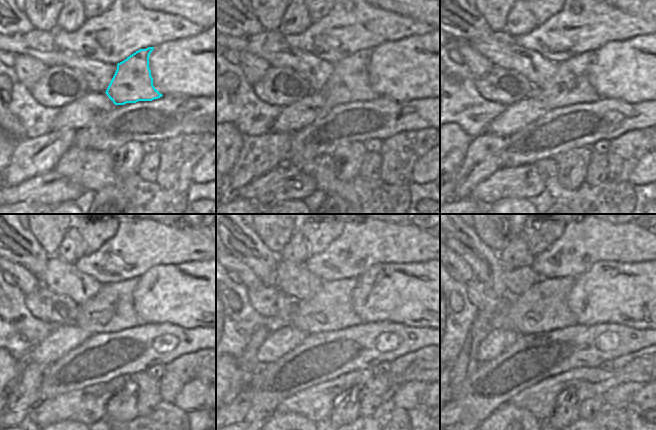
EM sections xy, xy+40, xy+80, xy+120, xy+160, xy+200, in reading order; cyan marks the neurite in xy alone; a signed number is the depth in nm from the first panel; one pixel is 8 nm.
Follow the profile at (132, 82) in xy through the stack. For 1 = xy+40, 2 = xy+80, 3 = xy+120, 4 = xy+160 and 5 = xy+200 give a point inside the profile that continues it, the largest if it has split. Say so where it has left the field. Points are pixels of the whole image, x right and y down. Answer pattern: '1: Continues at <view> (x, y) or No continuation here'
1: Continues at xy+40 (349, 81)
2: Continues at xy+80 (569, 85)
3: Continues at xy+120 (111, 310)
4: Continues at xy+160 (331, 309)
5: Continues at xy+200 (543, 307).

